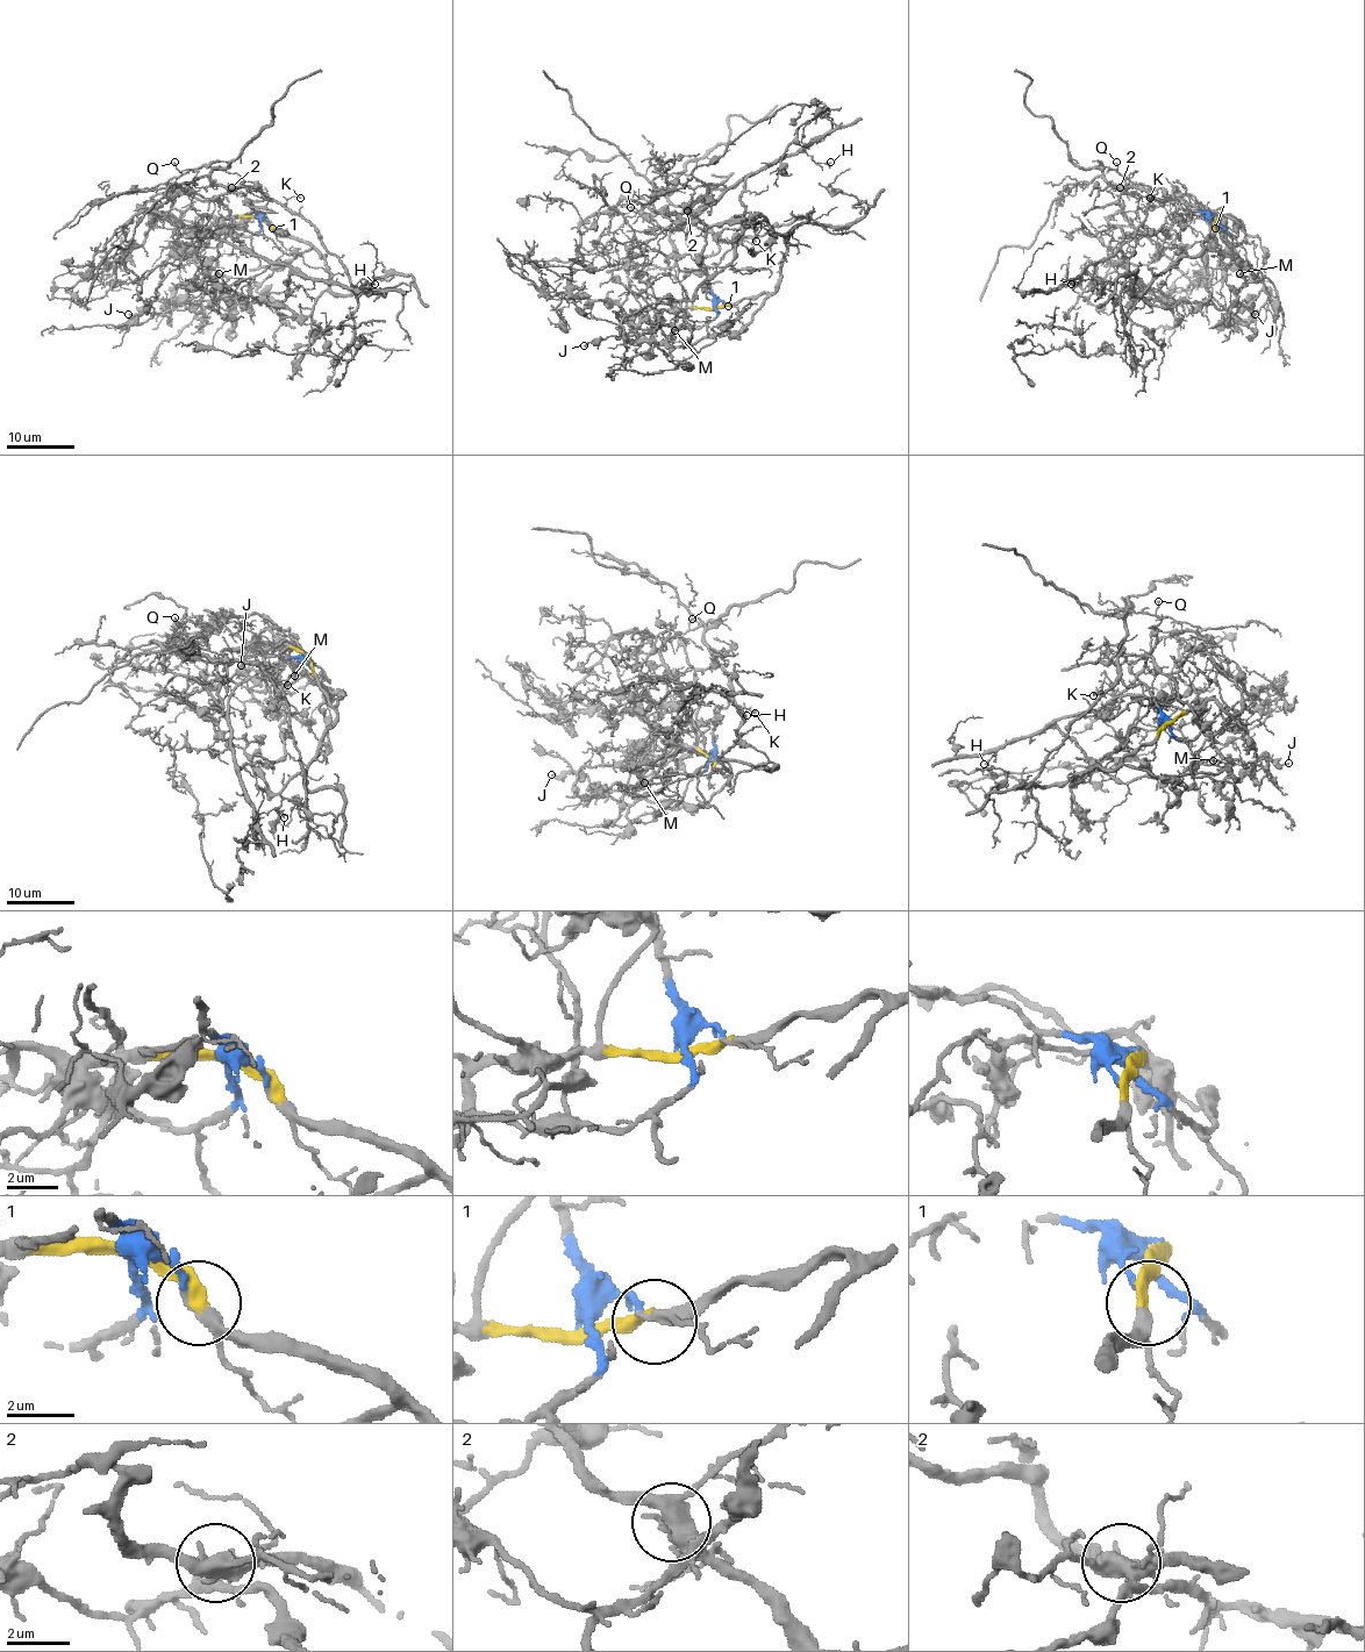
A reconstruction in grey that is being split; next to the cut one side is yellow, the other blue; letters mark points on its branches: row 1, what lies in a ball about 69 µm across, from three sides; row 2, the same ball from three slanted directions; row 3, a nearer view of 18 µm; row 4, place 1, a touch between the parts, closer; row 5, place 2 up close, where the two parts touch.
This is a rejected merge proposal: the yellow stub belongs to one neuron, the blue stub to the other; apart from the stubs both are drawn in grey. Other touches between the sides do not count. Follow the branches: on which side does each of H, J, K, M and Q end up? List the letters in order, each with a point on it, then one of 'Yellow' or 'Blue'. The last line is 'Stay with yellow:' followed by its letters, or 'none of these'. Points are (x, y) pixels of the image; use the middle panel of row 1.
H: Place: (830, 162). Yellow
J: Place: (584, 345). Yellow
K: Place: (756, 241). Blue
M: Place: (674, 330). Yellow
Q: Place: (630, 207). Blue
Stay with yellow: H, J, M

